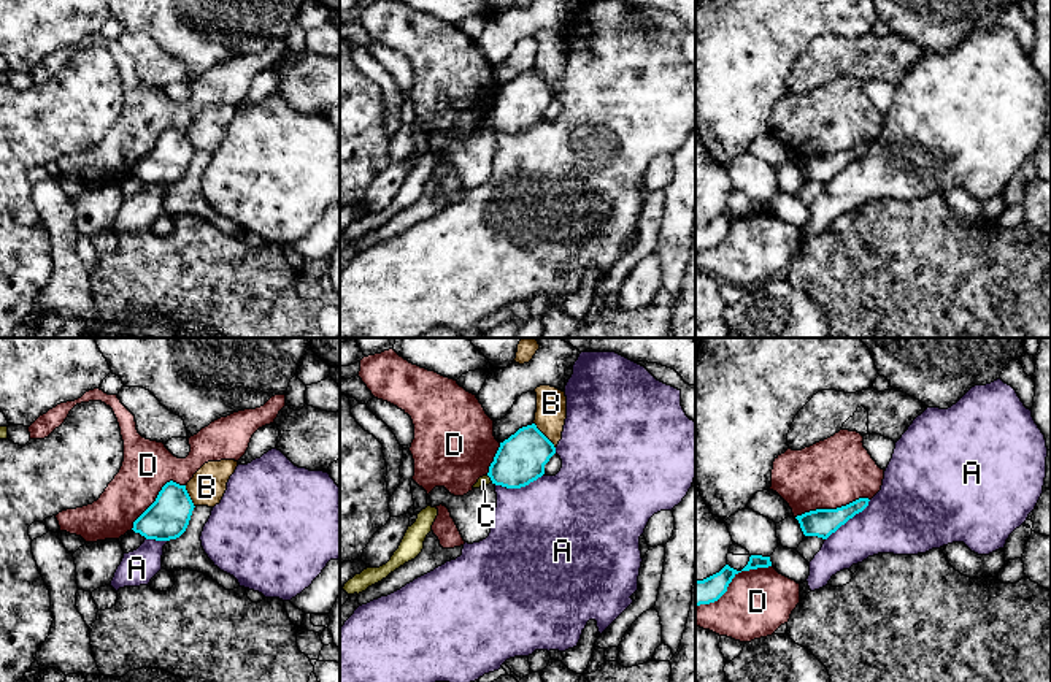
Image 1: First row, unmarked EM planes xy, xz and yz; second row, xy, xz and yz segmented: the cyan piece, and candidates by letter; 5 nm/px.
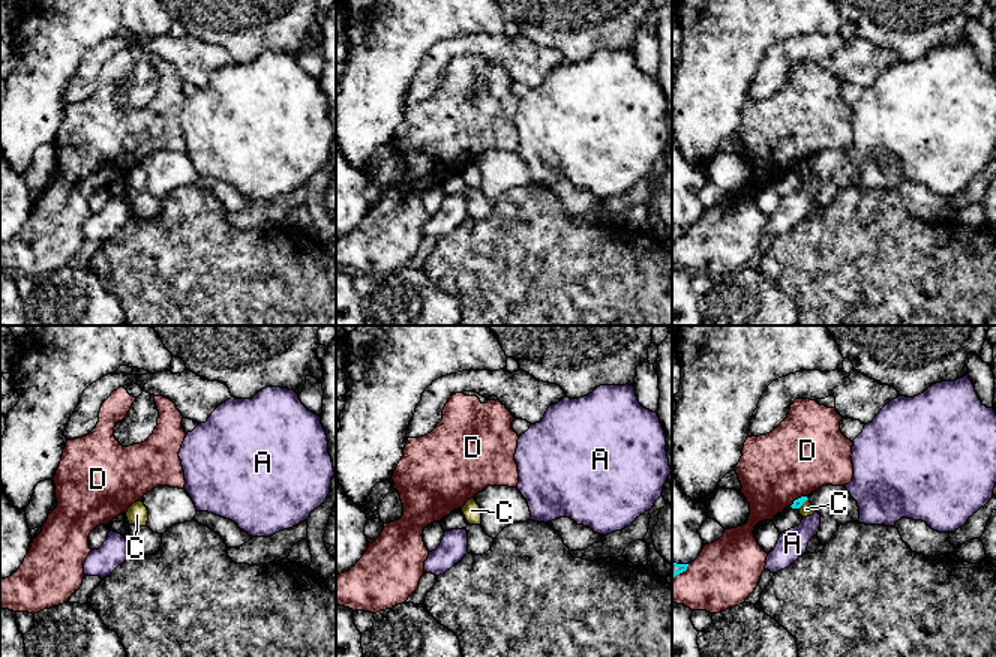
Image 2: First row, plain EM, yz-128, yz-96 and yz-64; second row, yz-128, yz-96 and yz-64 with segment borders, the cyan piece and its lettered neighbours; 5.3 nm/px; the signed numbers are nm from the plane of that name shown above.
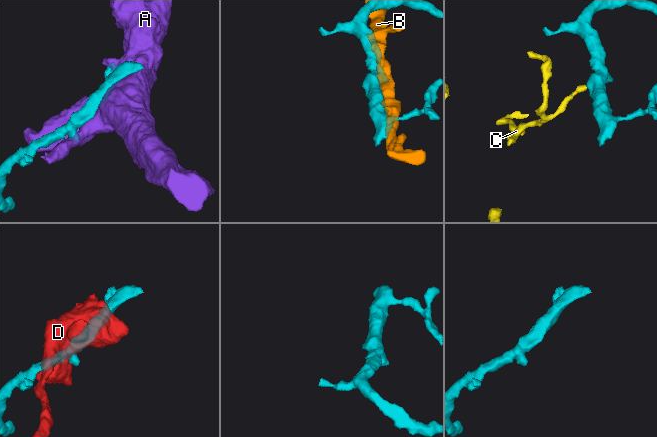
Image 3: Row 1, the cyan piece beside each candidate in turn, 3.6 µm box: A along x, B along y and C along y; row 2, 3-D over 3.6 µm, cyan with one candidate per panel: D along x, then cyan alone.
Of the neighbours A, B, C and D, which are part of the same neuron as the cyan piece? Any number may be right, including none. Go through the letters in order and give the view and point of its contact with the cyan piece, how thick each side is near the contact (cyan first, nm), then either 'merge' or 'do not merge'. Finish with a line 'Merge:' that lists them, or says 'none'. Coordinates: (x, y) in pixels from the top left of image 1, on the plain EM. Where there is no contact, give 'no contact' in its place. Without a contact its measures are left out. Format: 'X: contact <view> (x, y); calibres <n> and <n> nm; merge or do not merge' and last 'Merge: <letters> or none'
A: contact xz (519, 132); calibres 260 and 500 nm; do not merge
B: contact xz (543, 80); calibres 260 and 160 nm; do not merge
C: contact xz (491, 124); calibres 260 and 50 nm; do not merge
D: contact yz (731, 226); calibres 130 and 340 nm; do not merge
Merge: none

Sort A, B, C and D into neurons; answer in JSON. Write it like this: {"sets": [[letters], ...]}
{"sets": [["A"], ["B"], ["C"], ["D"]]}

